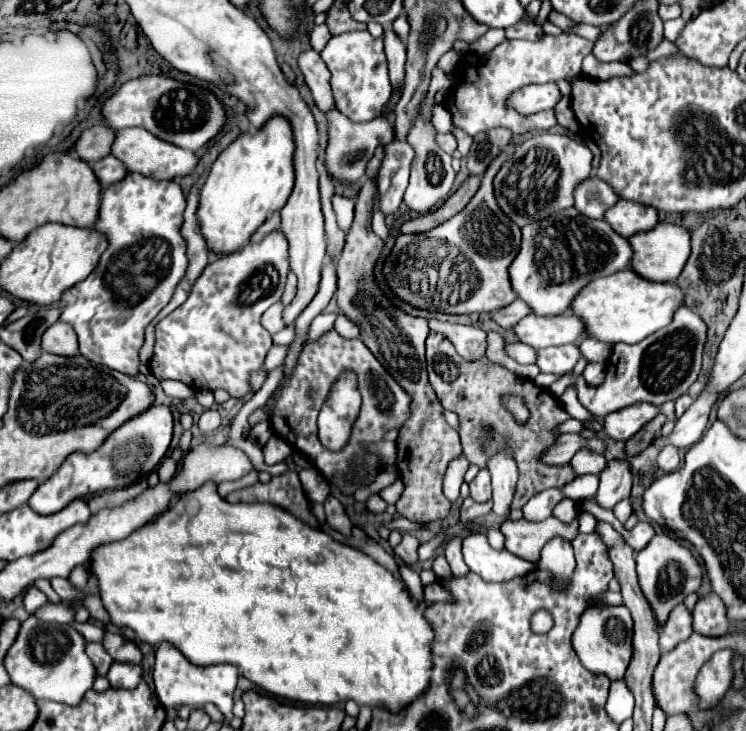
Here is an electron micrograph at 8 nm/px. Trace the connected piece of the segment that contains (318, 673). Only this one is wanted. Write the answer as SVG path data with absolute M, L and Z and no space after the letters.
M206 482L198 490L184 494L178 500L178 504L162 518L158 518L154 524L146 524L128 538L120 542L110 542L94 550L90 558L90 572L100 582L104 608L110 612L112 622L116 626L132 628L136 636L148 644L160 644L162 640L172 642L196 666L210 666L222 662L240 666L244 678L280 698L326 706L354 700L358 706L370 708L384 706L390 712L400 712L408 706L408 702L414 702L414 698L418 698L418 694L422 694L430 682L430 670L434 666L432 664L434 630L426 622L424 610L404 590L404 584L398 576L380 566L374 558L370 558L362 550L352 548L348 544L340 544L330 534L314 530L308 524L302 524L302 520L294 518L284 508L278 508L274 504L230 504L222 500L216 492L214 482Z

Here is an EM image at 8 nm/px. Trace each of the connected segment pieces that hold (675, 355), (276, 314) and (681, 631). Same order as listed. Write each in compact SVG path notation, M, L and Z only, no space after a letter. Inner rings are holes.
M680 306L674 312L672 322L666 328L658 330L656 334L632 346L616 344L608 360L606 380L600 386L589 386L581 375L566 373L550 386L550 391L560 396L570 385L574 384L582 406L596 416L606 416L634 402L652 402L660 406L666 400L680 398L694 384L694 380L700 374L700 366L702 366L704 342L706 342L704 320L690 308ZM694 348L696 348L696 368L694 368Z
M276 302L272 304L264 314L262 314L262 326L270 332L270 334L276 334L284 328L284 320L282 320L282 302Z
M678 604L660 632L660 648L672 650L692 634L692 614L684 604Z

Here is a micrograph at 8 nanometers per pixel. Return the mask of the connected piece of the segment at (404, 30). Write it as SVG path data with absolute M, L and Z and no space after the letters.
M402 12L402 14L400 14L400 18L392 24L392 28L394 28L394 32L398 32L398 34L400 34L400 38L402 38L402 40L406 40L406 38L408 38L408 28L410 28L410 22L408 22L406 12Z

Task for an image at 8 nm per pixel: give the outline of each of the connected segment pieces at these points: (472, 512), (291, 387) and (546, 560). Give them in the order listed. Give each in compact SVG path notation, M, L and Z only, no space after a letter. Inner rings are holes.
M470 496L464 498L462 502L462 508L460 508L460 522L472 522L480 516L486 516L492 508L492 502L484 502L484 504L478 504L474 502Z
M328 330L326 334L322 334L316 342L310 342L304 346L298 366L294 368L294 374L290 380L284 382L280 396L276 398L276 408L272 414L272 430L284 438L286 442L290 442L294 448L298 448L302 454L308 454L310 460L314 462L314 466L336 486L342 488L344 494L352 494L356 492L360 486L368 486L378 470L380 470L380 462L376 456L368 454L362 450L364 442L378 442L382 440L382 436L392 430L402 426L402 422L410 416L410 396L396 384L396 380L382 368L382 364L374 358L374 354L364 346L362 340L346 340L342 338L336 330ZM344 370L354 370L360 378L360 386L362 386L362 410L352 426L352 434L348 444L338 450L332 452L328 448L324 448L318 440L318 430L316 430L316 418L318 412L326 400L326 394L330 390L330 384L344 372ZM354 458L360 458L368 464L370 474L364 482L360 484L348 484L346 476L350 472L350 464Z
M572 546L544 548L540 562L536 562L536 568L550 570L558 578L558 584L568 582L568 578L572 576L572 572L576 568L576 560L574 560Z

